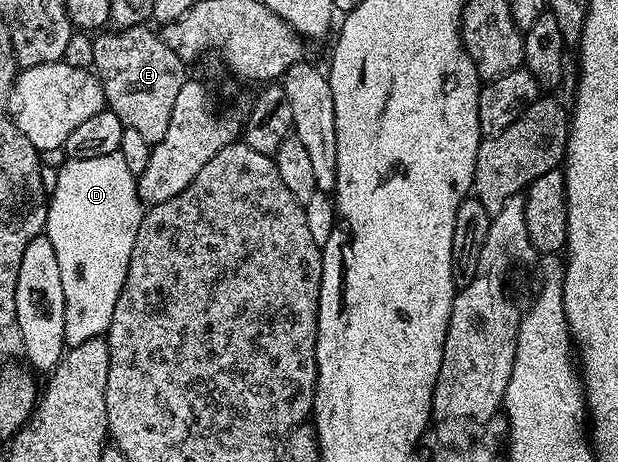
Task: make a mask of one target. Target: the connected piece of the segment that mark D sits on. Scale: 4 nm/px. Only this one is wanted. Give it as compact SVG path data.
M109 154L108 156L92 156L91 158L70 158L66 160L66 163L62 166L62 171L58 174L58 179L54 182L54 190L52 186L52 193L48 198L48 205L46 208L46 228L44 231L44 236L52 244L52 252L56 252L56 264L60 264L60 285L64 288L64 336L66 337L67 347L79 346L84 344L86 340L92 340L93 338L101 338L105 335L106 330L110 326L110 321L112 320L112 308L116 308L116 300L120 296L120 292L124 288L124 280L128 276L128 264L130 263L130 257L132 256L132 244L136 244L136 232L140 228L142 223L142 215L144 213L144 203L141 198L138 197L138 183L136 181L136 176L128 168L128 164L124 164L124 156L122 154Z

